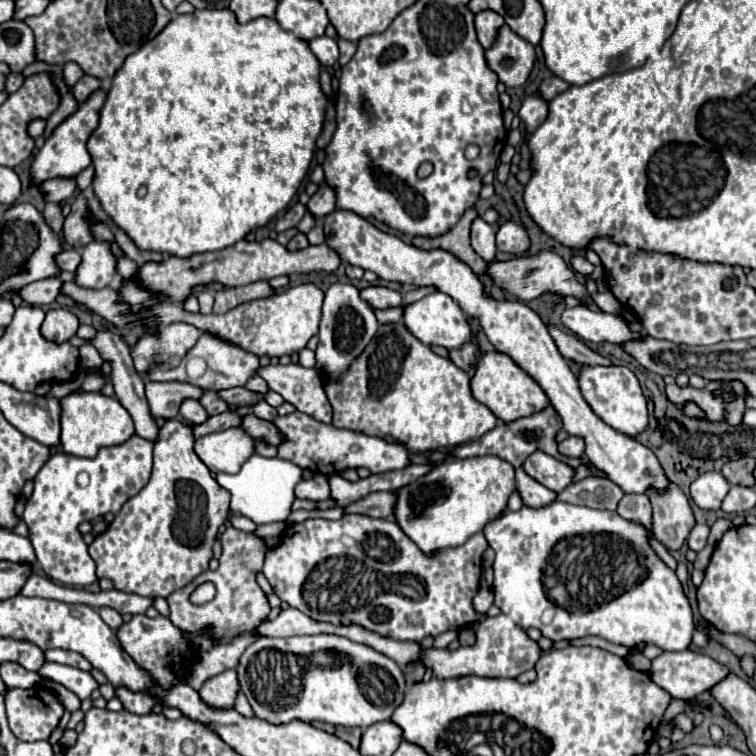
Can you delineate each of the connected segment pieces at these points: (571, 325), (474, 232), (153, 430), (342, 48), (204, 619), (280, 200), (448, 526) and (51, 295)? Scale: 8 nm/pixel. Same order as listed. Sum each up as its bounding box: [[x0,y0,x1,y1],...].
[[561,306,643,344],[471,216,497,262],[91,322,159,442],[339,40,357,66],[167,526,271,644],[87,8,327,258],[393,456,515,554],[17,278,61,306]]

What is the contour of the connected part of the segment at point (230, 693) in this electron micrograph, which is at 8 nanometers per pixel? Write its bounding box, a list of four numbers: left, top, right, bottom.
[199,670,239,708]

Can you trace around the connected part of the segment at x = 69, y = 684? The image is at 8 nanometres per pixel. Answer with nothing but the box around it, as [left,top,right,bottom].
[39,662,97,700]

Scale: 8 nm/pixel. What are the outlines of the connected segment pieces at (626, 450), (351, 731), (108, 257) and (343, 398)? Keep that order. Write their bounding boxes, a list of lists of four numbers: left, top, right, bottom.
[[323,210,671,494],[313,722,361,748],[75,242,115,290],[325,324,495,452]]

